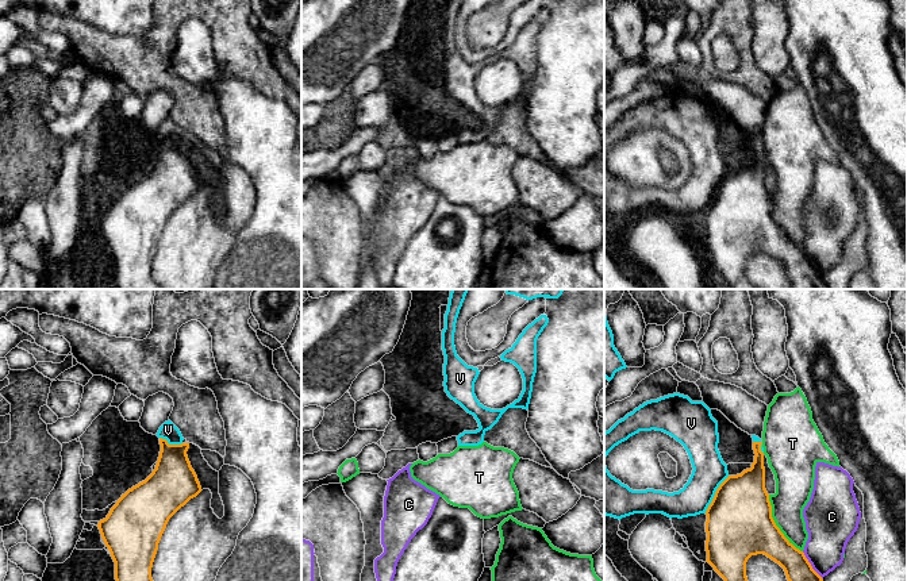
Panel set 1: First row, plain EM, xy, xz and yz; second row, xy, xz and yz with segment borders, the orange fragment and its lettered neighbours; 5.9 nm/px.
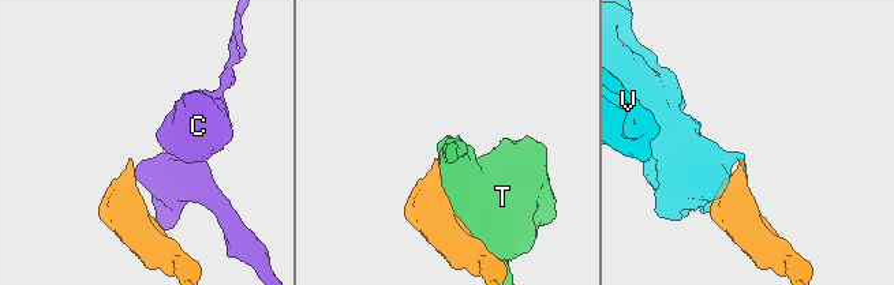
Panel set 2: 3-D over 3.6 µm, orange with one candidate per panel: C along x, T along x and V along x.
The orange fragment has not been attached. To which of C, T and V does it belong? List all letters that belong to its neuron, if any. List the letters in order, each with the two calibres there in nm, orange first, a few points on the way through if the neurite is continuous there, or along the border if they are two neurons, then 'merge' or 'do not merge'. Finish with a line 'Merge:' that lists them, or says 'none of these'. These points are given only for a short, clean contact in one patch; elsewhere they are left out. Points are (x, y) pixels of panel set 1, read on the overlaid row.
C: 160/260 nm | do not merge
T: 400/220 nm | do not merge
V: 400/200 nm | merge
Merge: V

